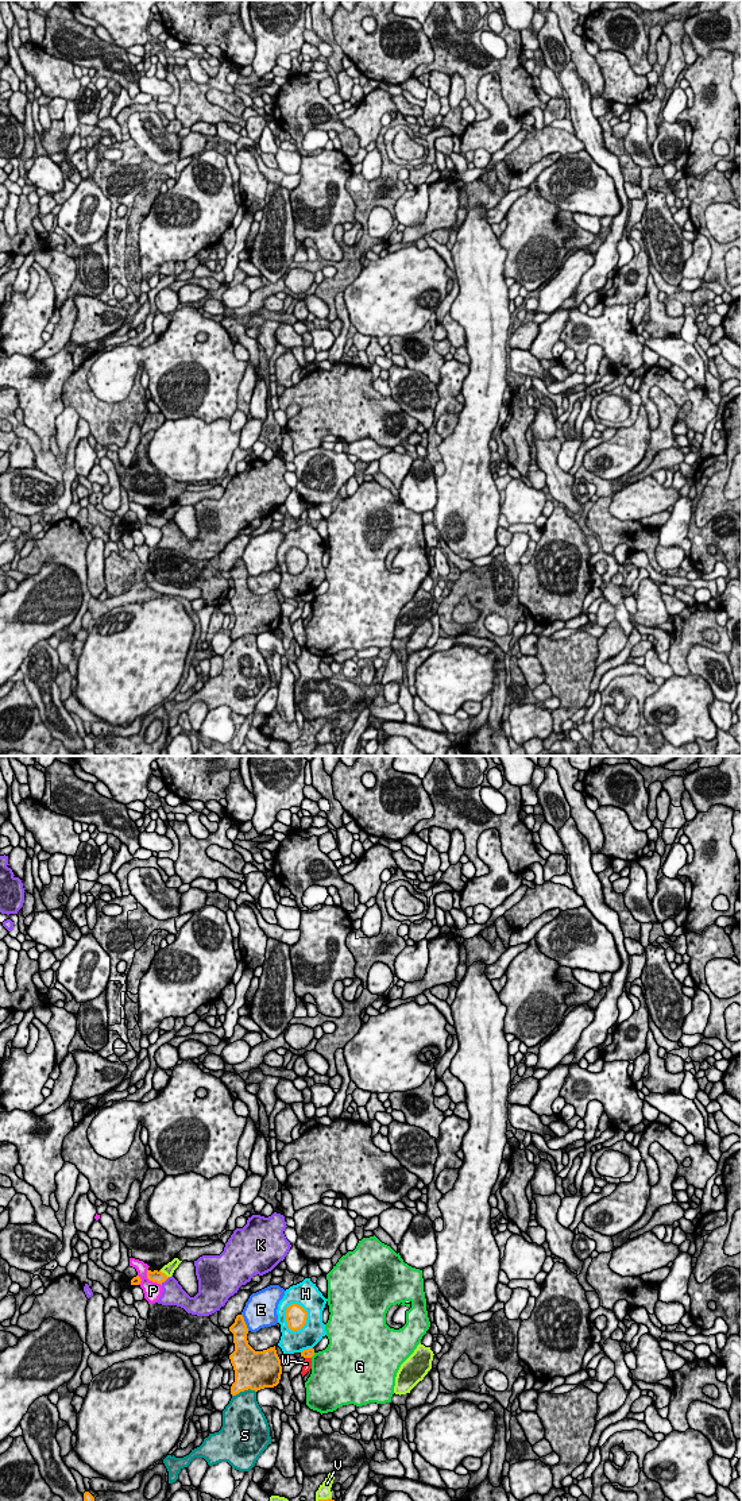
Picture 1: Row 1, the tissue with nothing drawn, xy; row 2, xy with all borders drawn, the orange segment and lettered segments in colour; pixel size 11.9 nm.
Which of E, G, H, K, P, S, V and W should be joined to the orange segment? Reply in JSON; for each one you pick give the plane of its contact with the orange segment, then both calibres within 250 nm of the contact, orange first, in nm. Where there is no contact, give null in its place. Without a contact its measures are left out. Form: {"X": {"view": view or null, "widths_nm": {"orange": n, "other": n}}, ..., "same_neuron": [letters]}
{"same_neuron": []}

